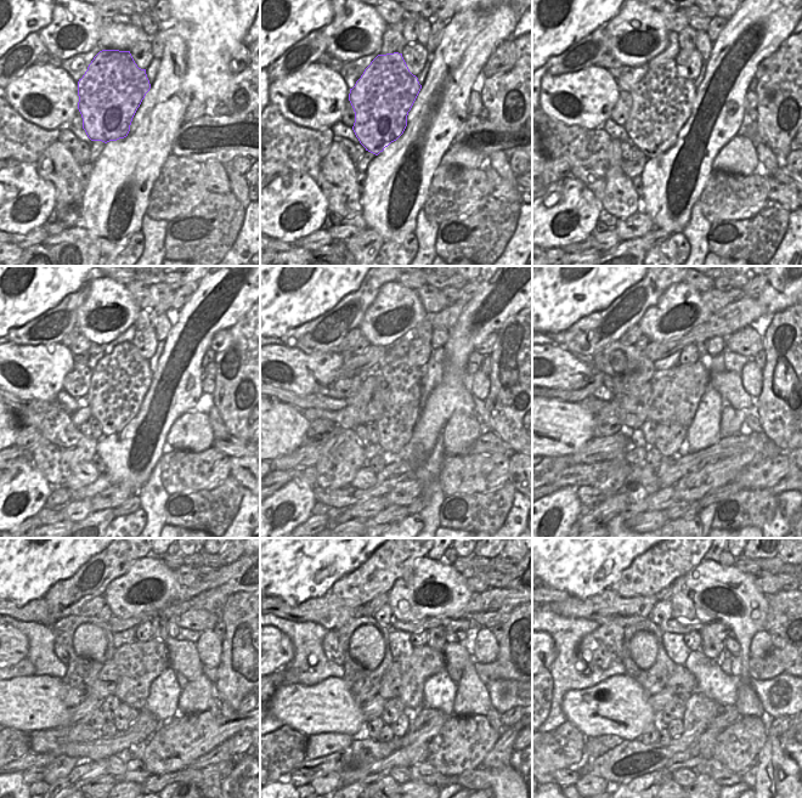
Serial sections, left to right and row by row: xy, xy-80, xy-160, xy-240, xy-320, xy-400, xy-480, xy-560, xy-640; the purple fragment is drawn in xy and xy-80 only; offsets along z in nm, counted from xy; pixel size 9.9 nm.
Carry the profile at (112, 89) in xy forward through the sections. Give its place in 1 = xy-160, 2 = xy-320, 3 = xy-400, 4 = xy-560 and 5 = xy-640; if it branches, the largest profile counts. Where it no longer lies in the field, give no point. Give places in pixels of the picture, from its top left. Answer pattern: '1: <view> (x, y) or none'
1: xy-160 (661, 102)
2: xy-320 (397, 391)
3: xy-400 (668, 440)
4: xy-560 (400, 726)
5: xy-640 (675, 728)

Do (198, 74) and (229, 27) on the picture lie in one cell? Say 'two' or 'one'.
one

